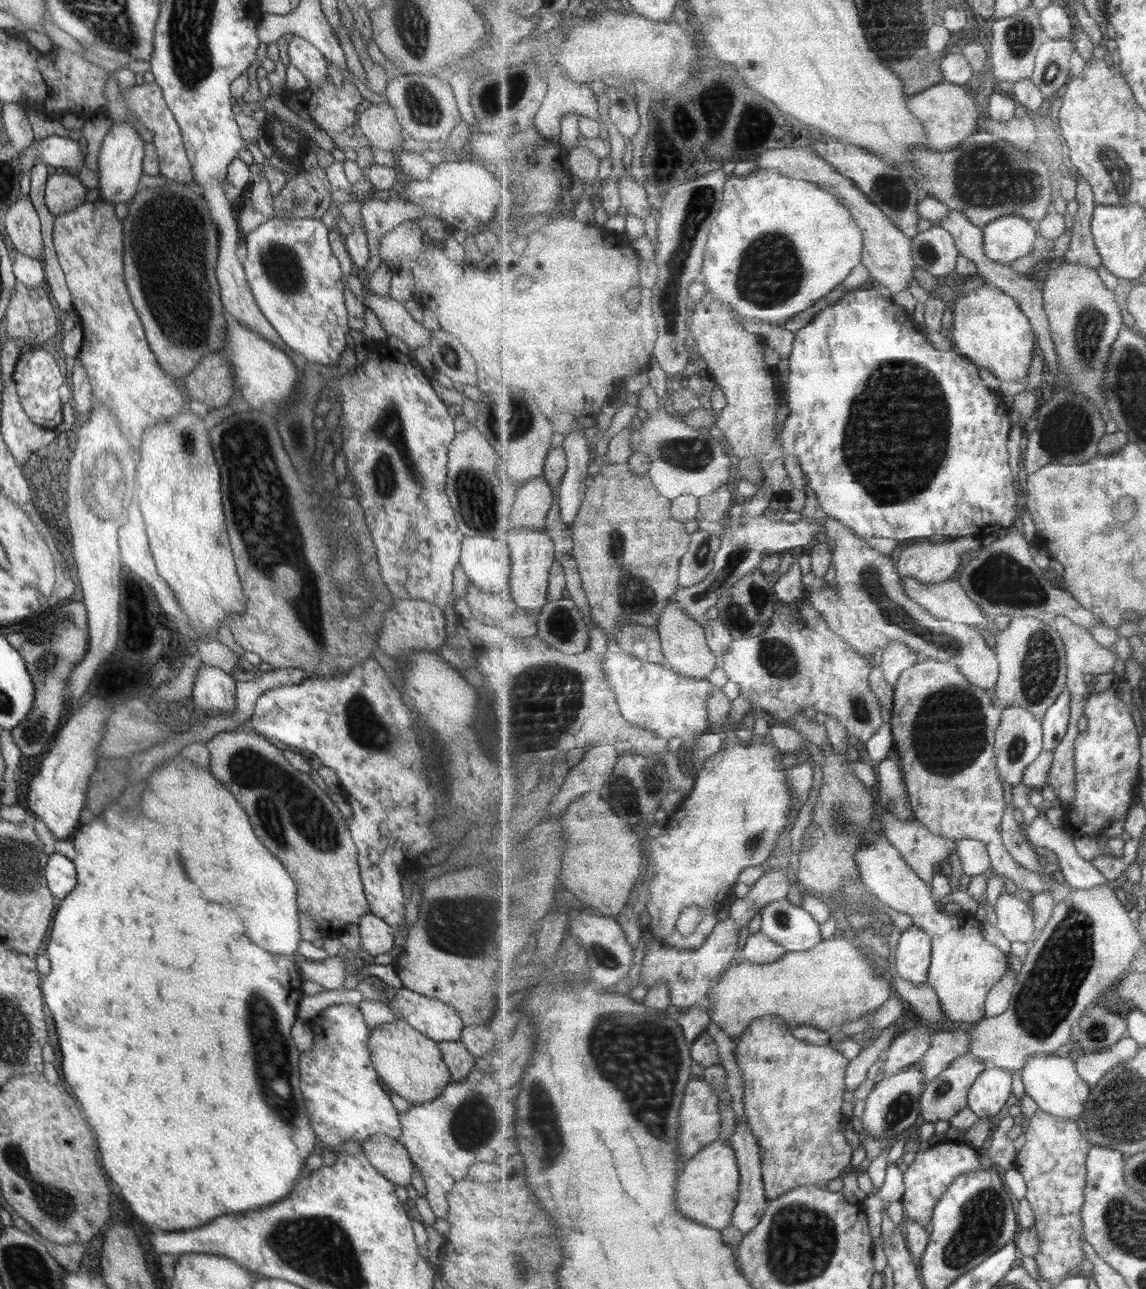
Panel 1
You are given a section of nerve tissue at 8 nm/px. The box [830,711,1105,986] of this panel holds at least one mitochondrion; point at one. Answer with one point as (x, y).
(1017, 749)

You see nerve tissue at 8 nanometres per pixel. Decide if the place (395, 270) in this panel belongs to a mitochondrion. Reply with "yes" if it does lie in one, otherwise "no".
no

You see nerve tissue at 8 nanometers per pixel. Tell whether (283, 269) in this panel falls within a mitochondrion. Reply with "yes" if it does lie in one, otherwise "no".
yes

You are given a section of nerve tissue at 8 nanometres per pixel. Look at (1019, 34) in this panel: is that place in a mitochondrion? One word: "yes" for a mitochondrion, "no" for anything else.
yes

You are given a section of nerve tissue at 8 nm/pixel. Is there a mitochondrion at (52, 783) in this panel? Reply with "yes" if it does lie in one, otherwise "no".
no

